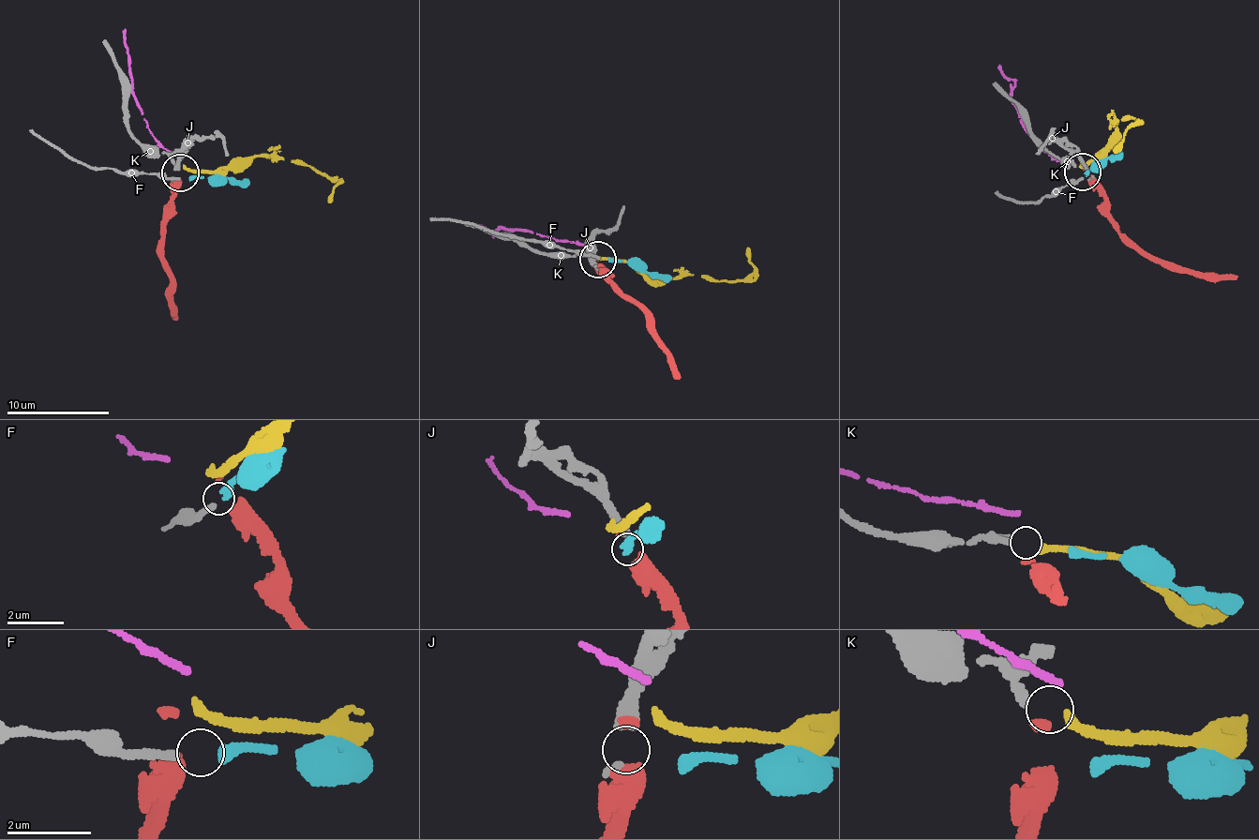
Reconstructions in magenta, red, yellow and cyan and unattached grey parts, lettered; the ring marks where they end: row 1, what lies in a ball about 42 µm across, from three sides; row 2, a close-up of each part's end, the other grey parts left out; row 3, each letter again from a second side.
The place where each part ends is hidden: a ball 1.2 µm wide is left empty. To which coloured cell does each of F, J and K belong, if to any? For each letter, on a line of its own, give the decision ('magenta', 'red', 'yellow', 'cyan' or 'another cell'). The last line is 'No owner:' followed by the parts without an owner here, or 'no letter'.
F: cyan
J: red
K: yellow
No owner: no letter

